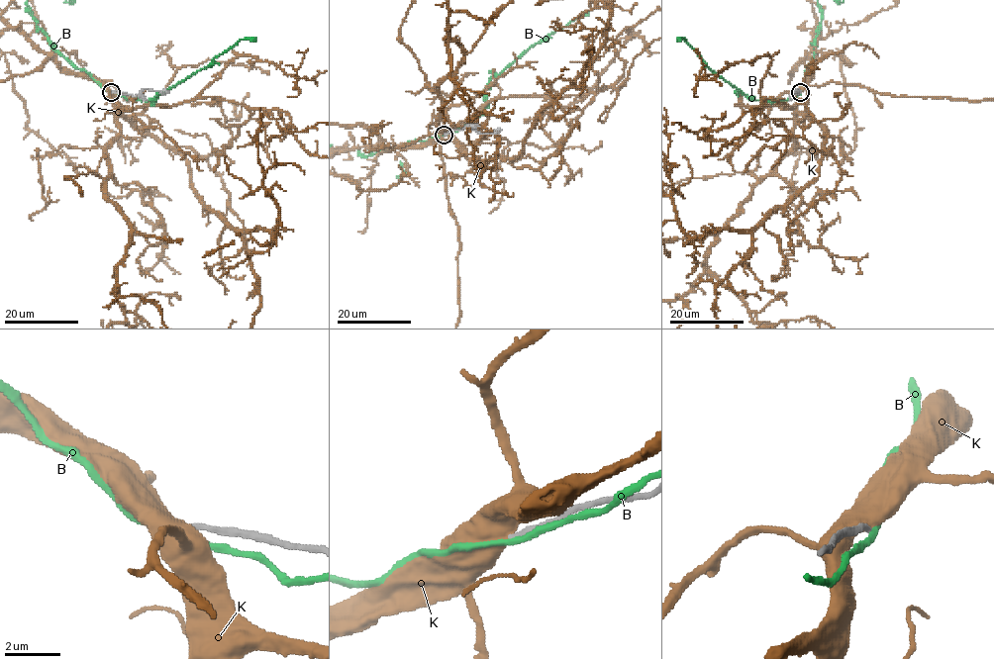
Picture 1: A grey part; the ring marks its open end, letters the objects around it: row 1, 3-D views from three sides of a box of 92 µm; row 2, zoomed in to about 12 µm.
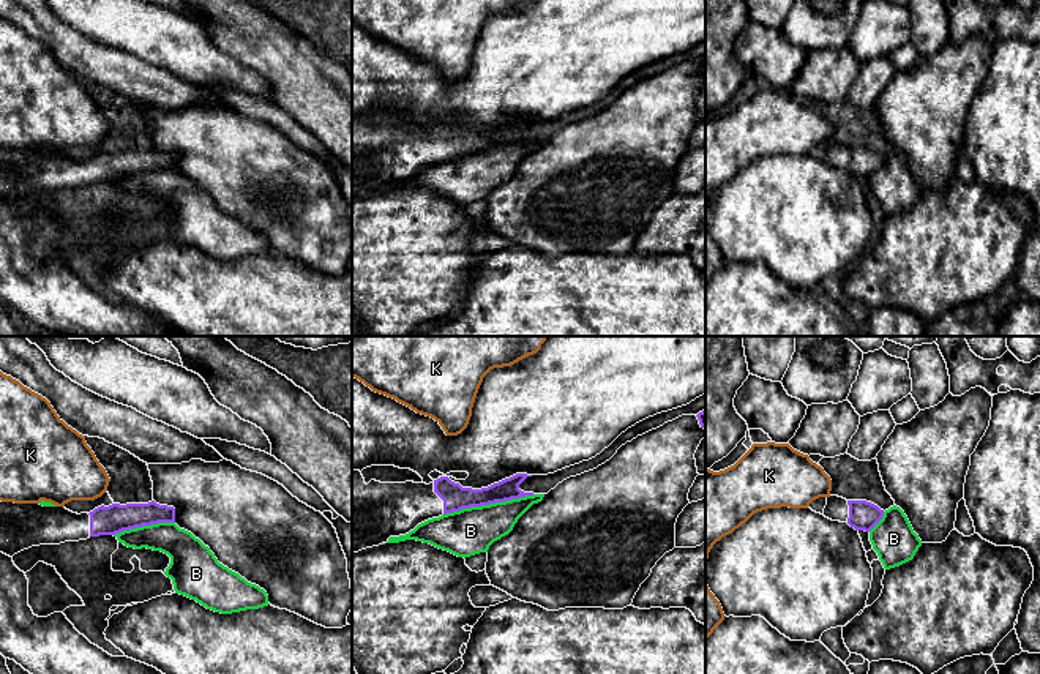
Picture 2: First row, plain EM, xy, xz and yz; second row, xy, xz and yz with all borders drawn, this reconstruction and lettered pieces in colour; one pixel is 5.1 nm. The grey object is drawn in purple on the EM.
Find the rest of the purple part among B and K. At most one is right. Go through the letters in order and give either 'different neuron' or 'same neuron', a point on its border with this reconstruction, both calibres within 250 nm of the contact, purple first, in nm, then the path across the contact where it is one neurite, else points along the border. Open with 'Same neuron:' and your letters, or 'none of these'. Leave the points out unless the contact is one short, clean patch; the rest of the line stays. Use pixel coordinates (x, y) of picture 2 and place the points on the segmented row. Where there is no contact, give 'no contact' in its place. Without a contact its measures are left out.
Same neuron: none of these
B: different neuron; meets purple in xz at (488, 504); 130 nm thick on the purple side, 240 nm on the other; border along xz (534, 494), (463, 507), (444, 515)
K: different neuron; no contact

